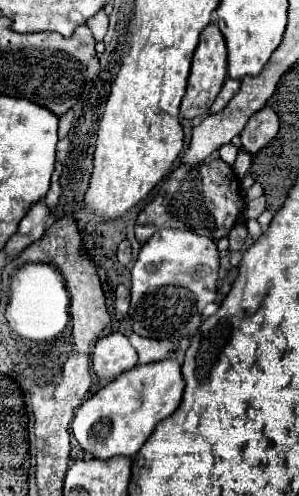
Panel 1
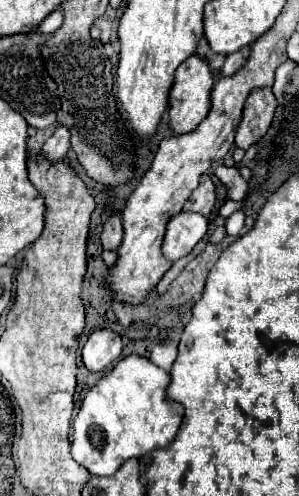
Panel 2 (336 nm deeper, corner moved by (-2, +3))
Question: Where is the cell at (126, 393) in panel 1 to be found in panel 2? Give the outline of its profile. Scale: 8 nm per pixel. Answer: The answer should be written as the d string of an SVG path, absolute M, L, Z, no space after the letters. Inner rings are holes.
M128 355L116 363L112 371L108 371L82 399L82 407L74 419L74 441L72 441L72 457L84 465L90 475L112 475L118 467L132 457L142 457L154 449L168 447L180 425L180 407L172 407L166 401L166 387L170 383L170 375L154 365L150 359L140 355Z

